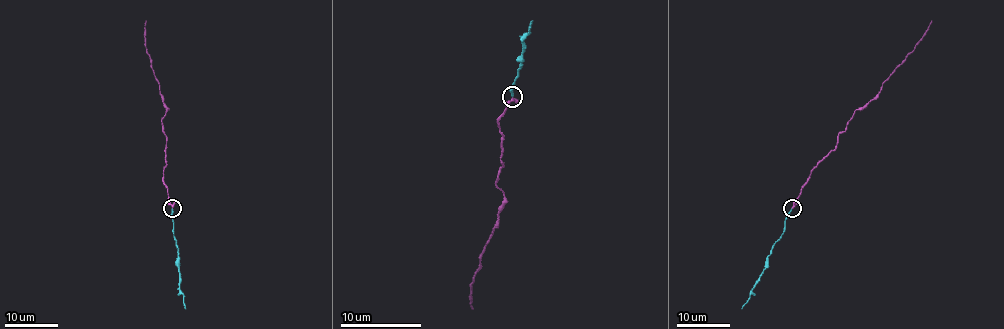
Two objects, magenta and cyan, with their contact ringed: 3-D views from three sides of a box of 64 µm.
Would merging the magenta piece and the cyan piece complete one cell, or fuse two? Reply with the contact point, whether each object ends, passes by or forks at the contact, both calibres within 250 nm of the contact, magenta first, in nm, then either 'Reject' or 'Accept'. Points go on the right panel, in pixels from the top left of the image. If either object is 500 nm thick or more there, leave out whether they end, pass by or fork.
Place: (792, 208). At the ring magenta passes by. At the ring cyan ends. Thickness 170 nm (magenta) against 190 nm. Accept

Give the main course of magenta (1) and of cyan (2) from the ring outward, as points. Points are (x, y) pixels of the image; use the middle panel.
1: (512, 97), (497, 119), (504, 166), (495, 182), (504, 194), (504, 203), (497, 225), (473, 278), (473, 308)
2: (512, 97), (522, 40), (532, 20)

